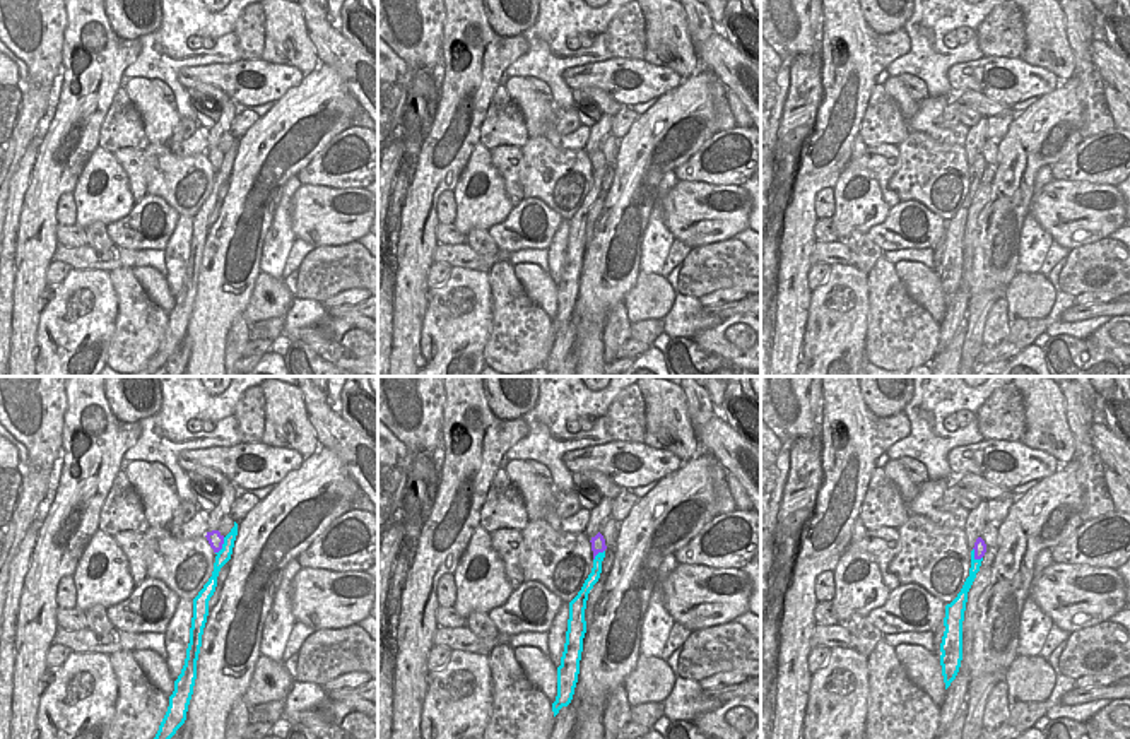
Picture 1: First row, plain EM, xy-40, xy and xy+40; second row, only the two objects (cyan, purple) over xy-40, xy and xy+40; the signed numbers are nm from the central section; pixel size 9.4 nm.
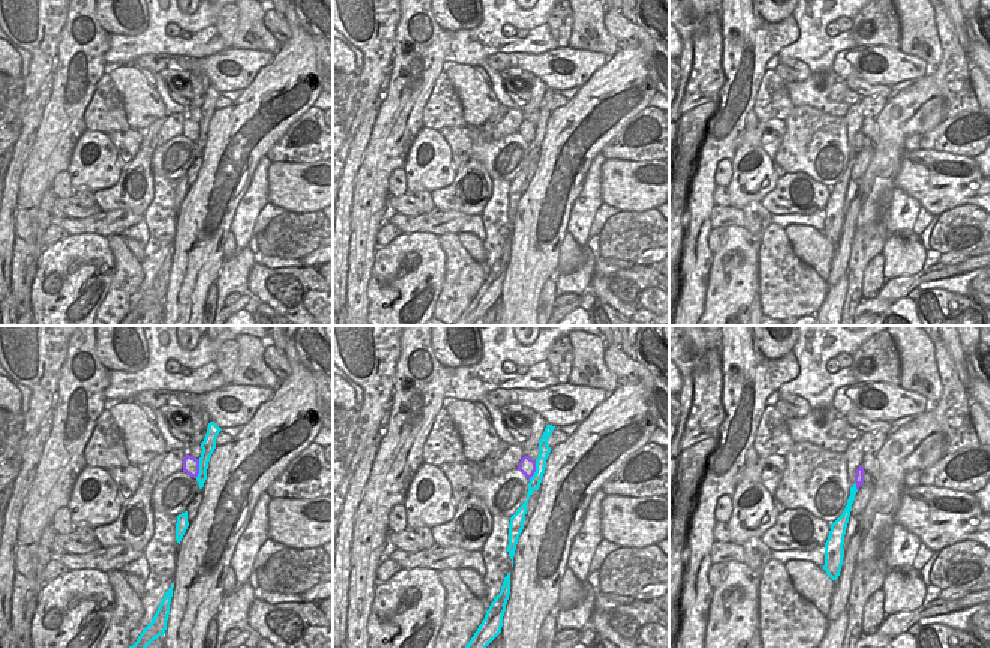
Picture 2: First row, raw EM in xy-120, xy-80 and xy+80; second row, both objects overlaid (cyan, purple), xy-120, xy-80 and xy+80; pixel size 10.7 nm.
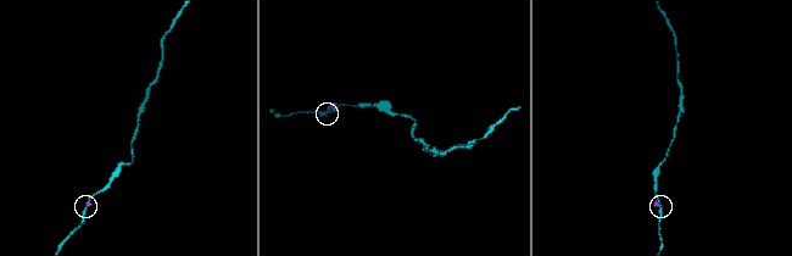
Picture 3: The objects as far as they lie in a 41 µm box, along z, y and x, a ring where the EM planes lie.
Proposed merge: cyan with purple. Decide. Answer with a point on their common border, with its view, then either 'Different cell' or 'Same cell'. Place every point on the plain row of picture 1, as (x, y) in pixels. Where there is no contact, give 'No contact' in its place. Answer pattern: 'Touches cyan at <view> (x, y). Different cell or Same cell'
Touches cyan at xy+40 (973, 171). Different cell

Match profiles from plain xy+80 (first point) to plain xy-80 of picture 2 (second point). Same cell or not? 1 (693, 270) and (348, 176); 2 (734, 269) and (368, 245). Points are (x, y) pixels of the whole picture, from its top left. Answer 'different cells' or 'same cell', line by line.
1: different cells
2: different cells

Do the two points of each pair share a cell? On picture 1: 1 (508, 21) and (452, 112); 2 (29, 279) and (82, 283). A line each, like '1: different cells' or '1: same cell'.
1: different cells
2: different cells

